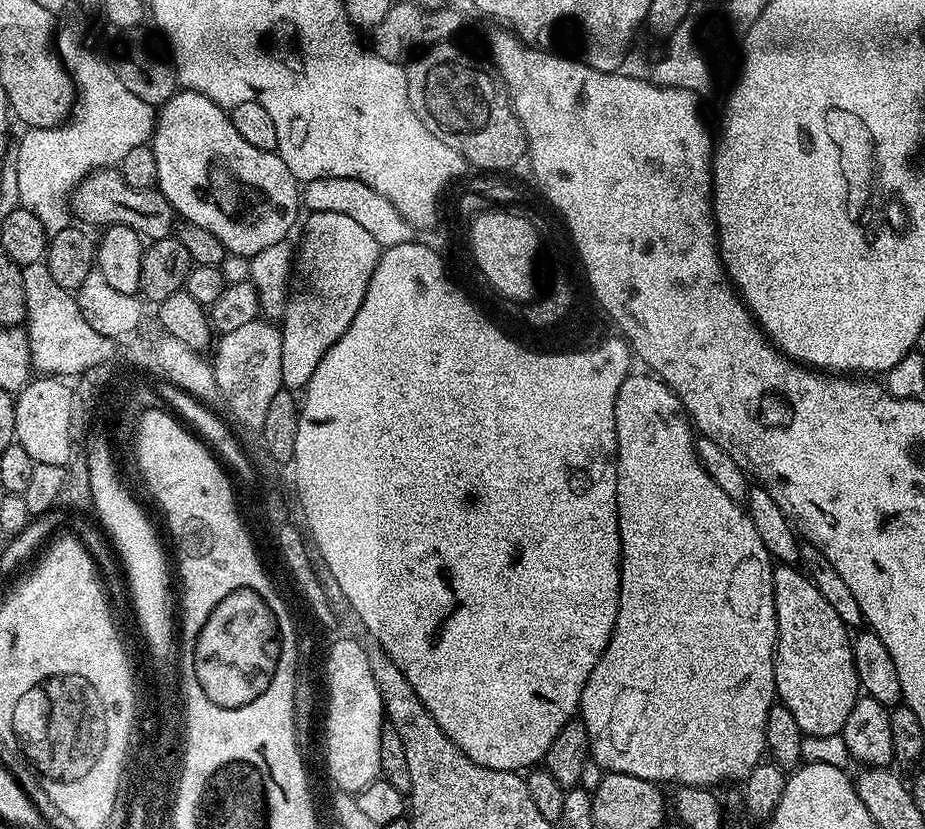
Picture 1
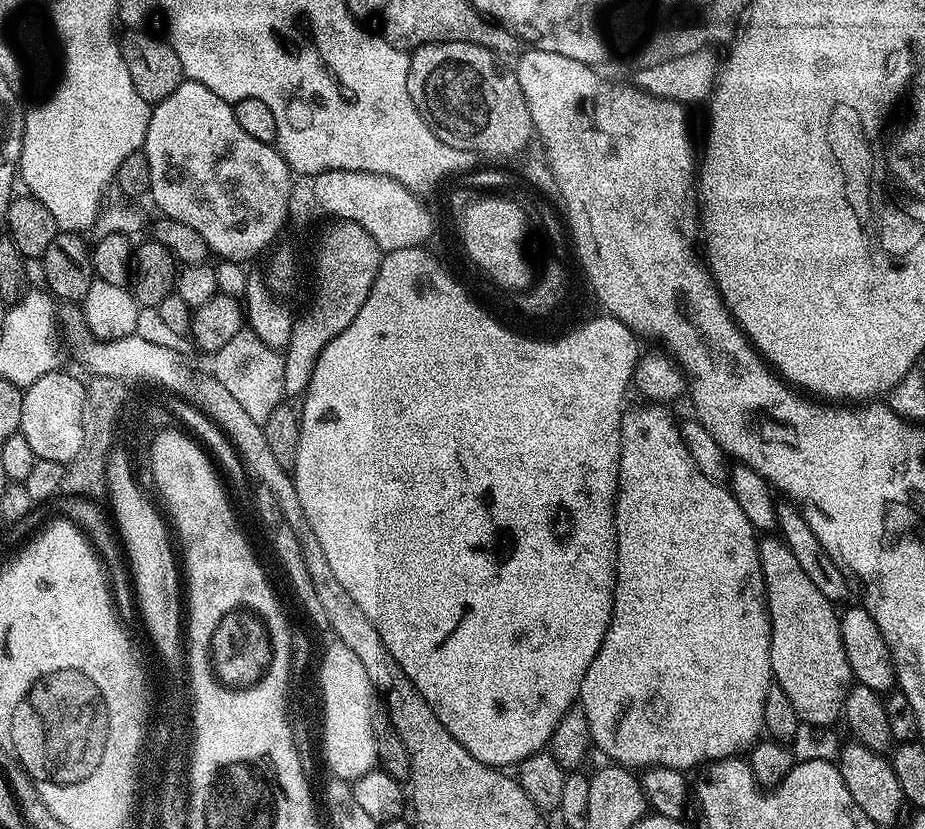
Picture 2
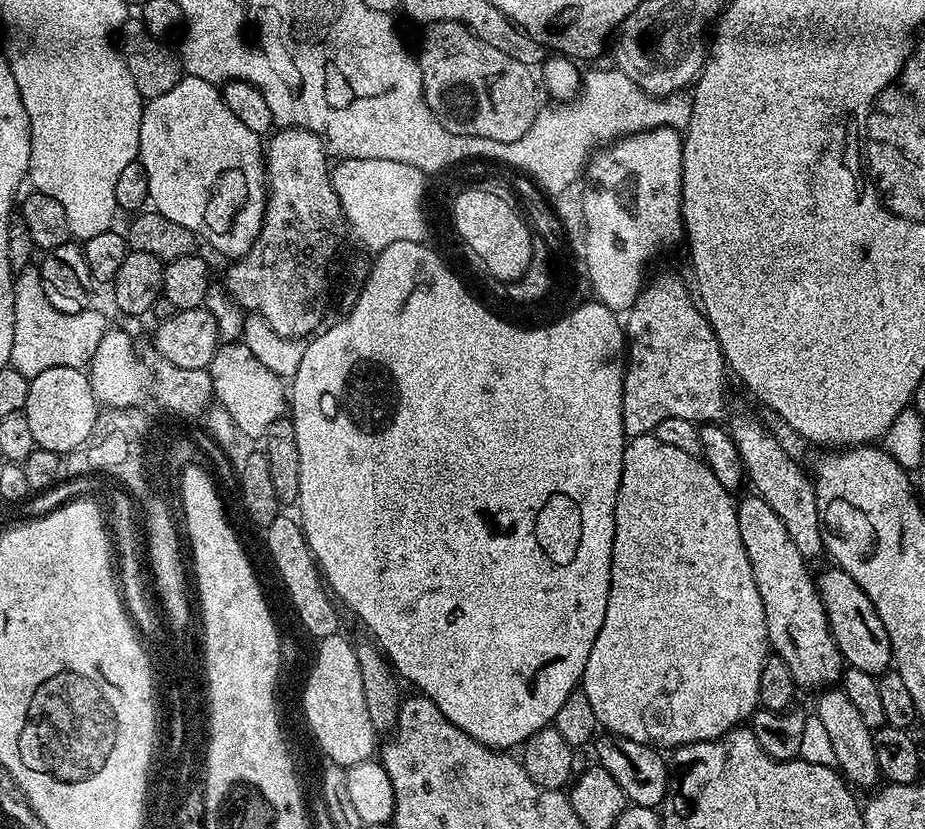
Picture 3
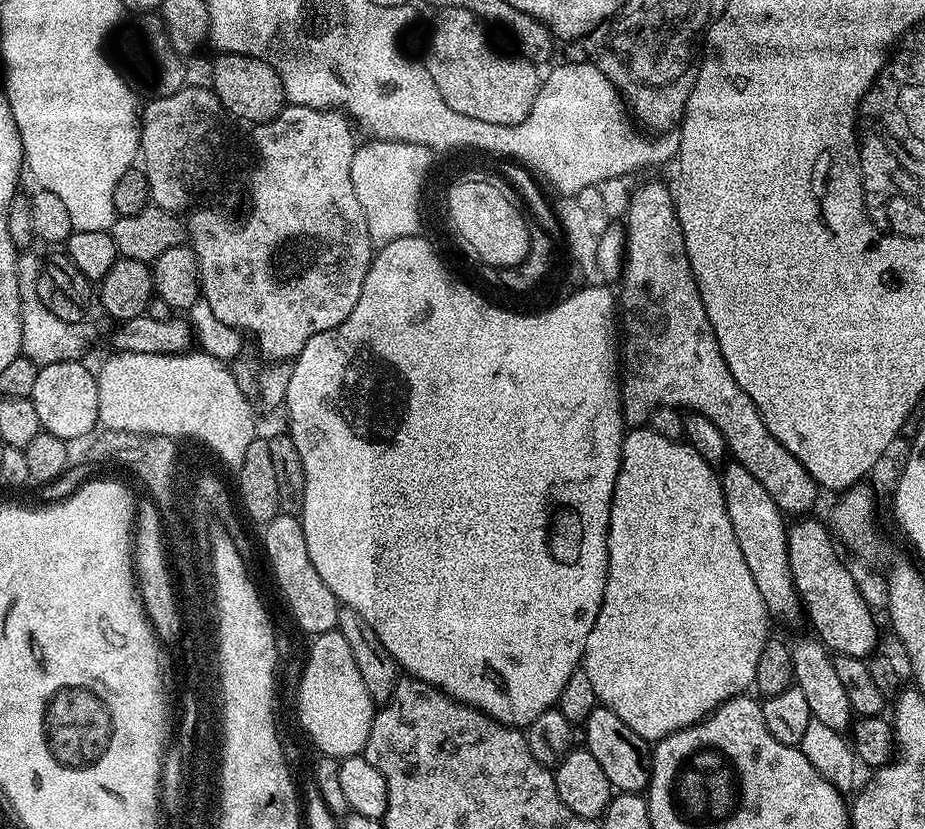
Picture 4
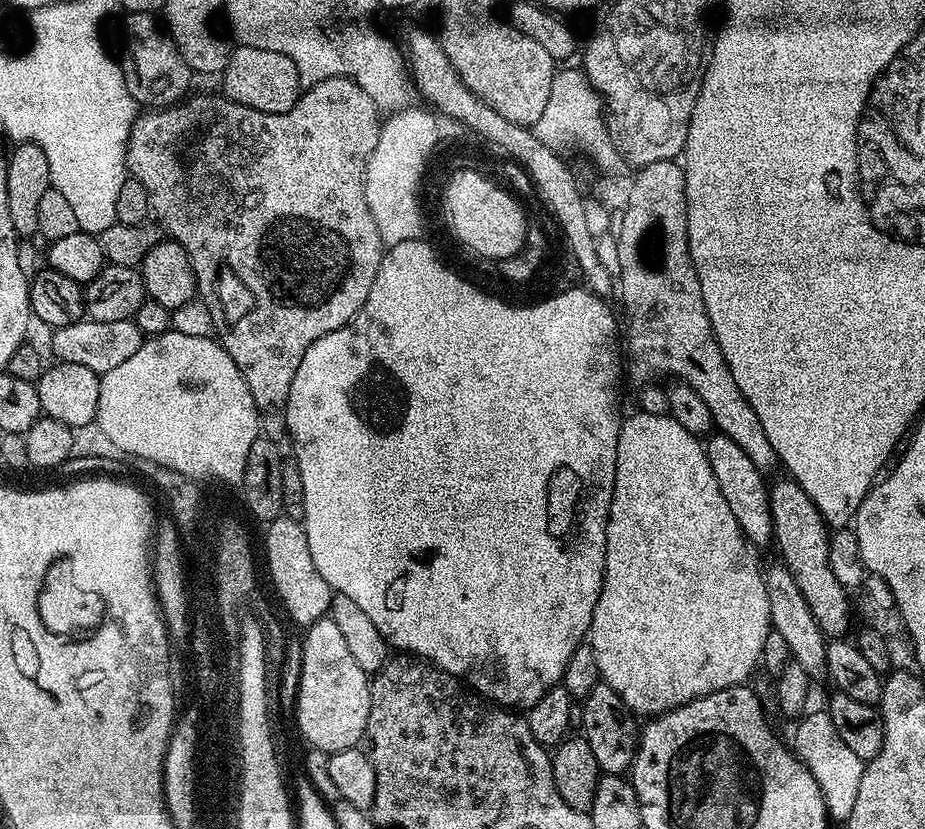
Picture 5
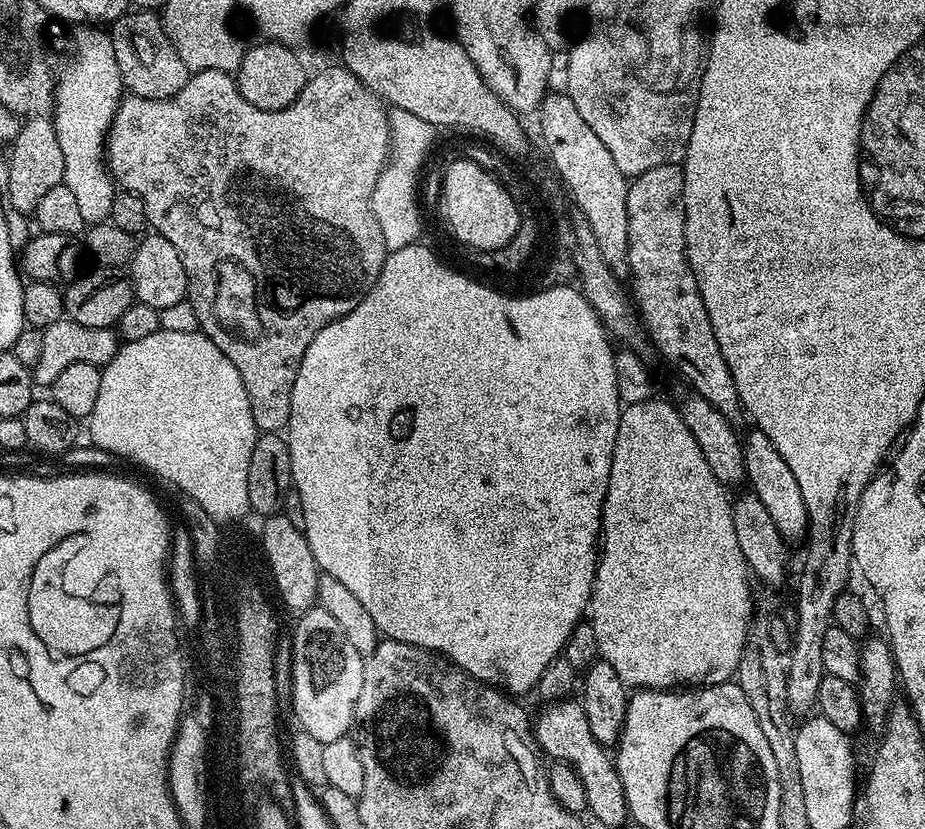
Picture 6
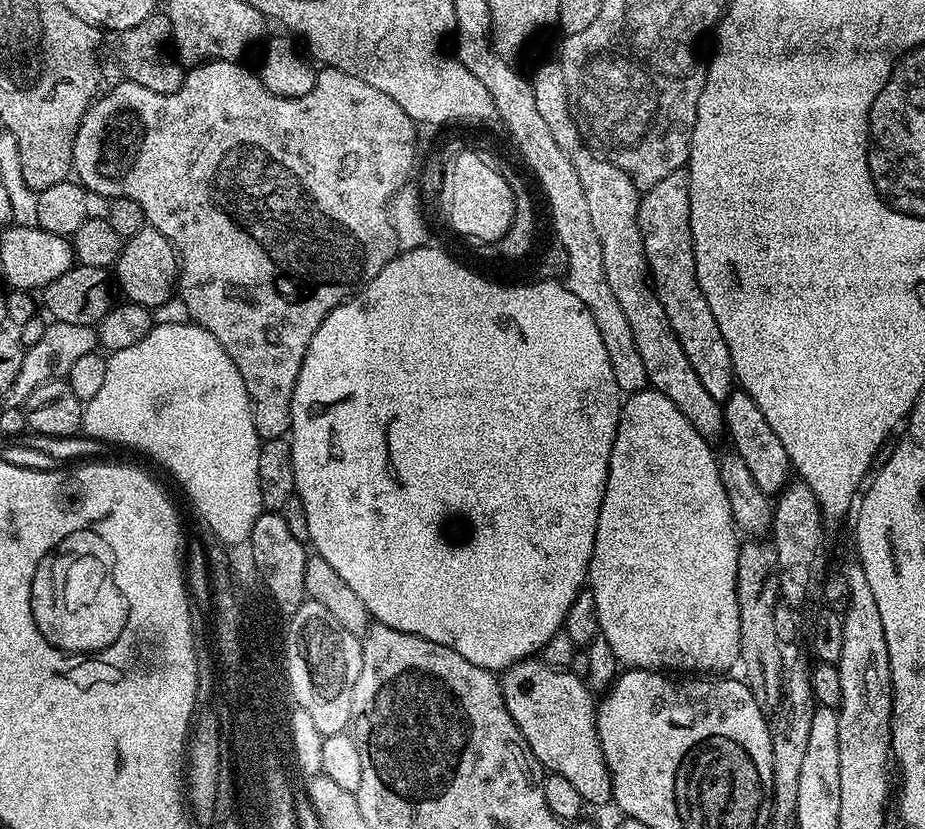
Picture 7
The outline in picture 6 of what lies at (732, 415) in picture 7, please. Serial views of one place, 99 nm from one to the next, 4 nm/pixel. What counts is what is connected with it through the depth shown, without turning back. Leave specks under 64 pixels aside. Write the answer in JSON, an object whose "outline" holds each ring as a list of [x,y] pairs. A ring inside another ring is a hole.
{"outline":[[[753,427],[751,431],[745,431],[742,436],[747,487],[755,492],[762,506],[766,506],[774,526],[778,526],[778,534],[782,534],[785,541],[803,541],[808,530],[808,511],[806,498],[802,498],[802,489],[798,487],[798,481],[794,479],[790,466],[786,466],[782,454],[778,454],[774,442],[770,442],[770,438],[766,438],[766,434],[762,434],[760,428]]]}

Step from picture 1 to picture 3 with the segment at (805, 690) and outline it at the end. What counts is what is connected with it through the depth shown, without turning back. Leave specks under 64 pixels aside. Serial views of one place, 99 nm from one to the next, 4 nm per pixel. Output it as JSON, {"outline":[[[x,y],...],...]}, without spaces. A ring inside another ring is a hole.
{"outline":[[[741,495],[736,505],[738,534],[742,534],[746,558],[750,558],[750,570],[754,570],[754,586],[758,586],[758,598],[762,598],[768,647],[786,662],[797,689],[827,689],[841,679],[846,665],[830,634],[814,572],[808,569],[809,561],[798,554],[798,546],[794,546],[786,526],[782,526],[782,518],[766,506],[762,497],[747,495]]]}

